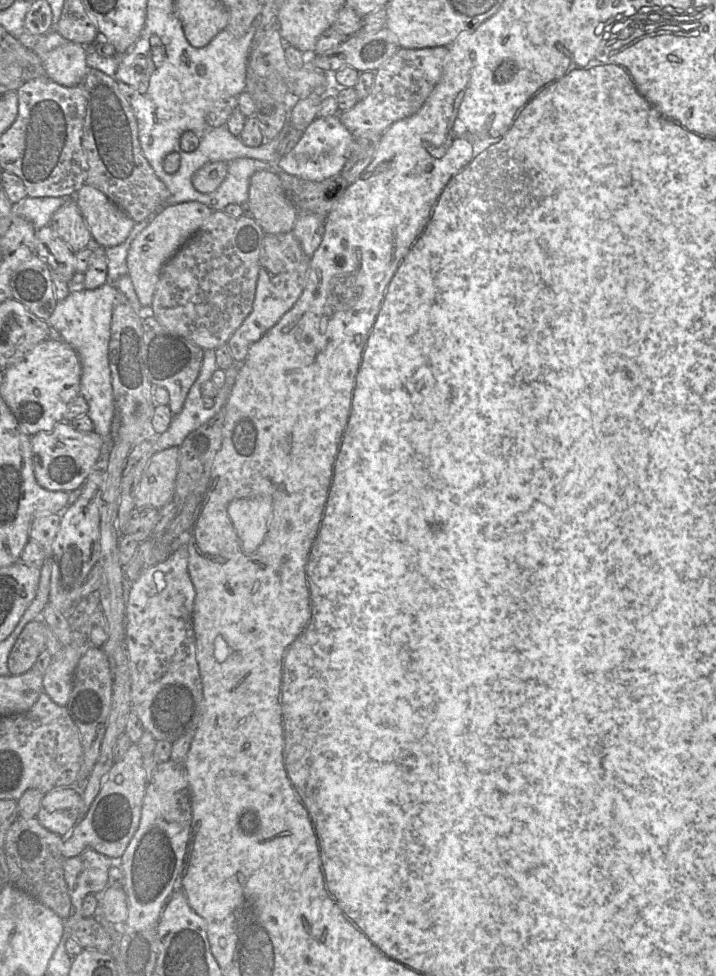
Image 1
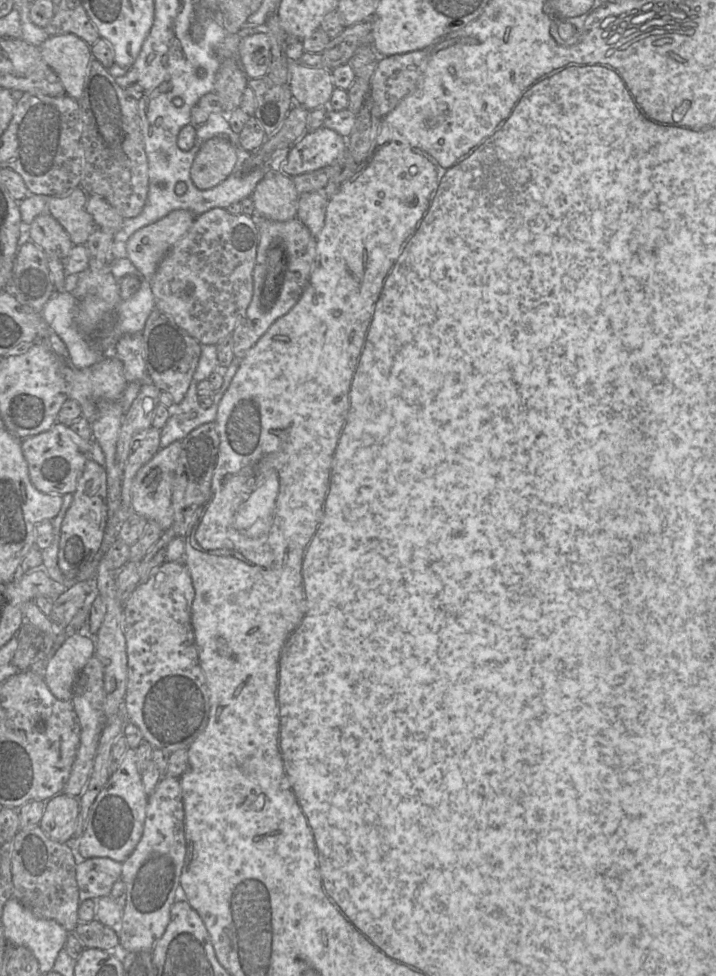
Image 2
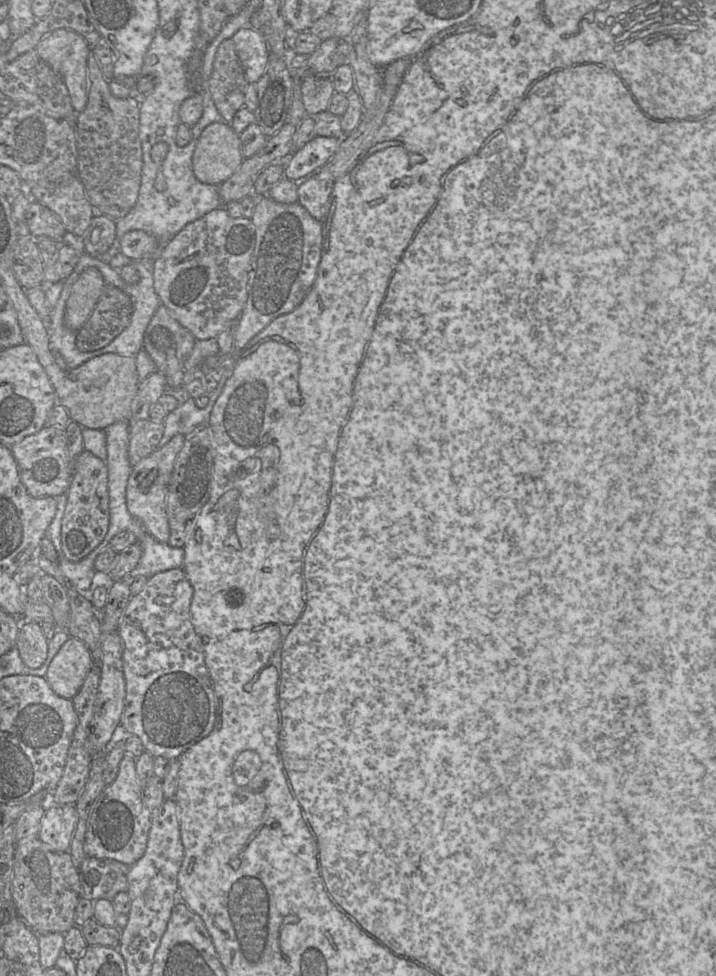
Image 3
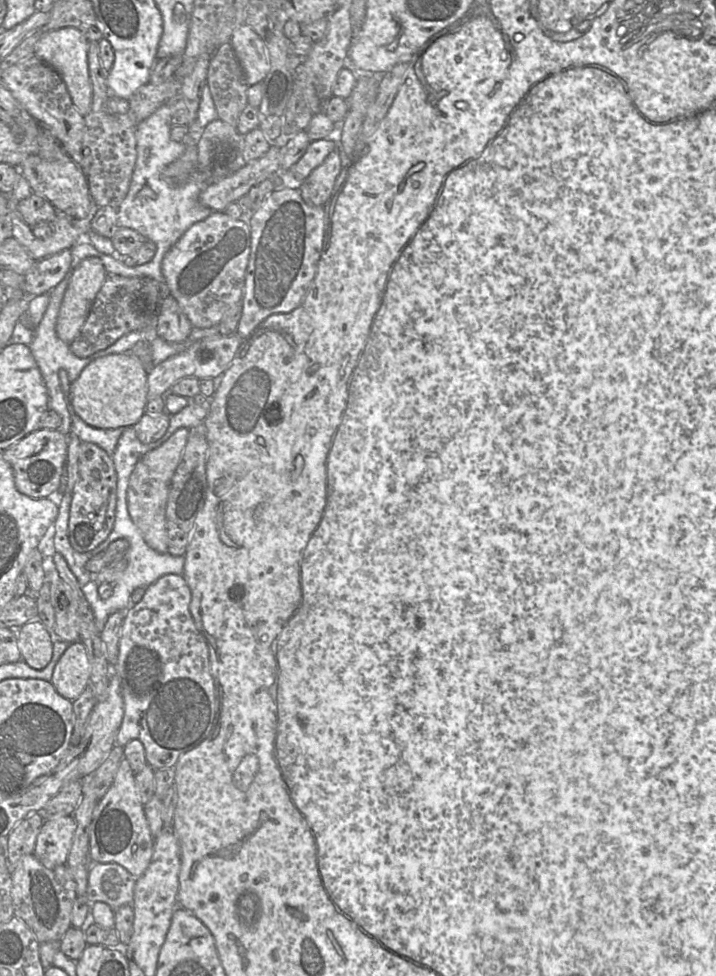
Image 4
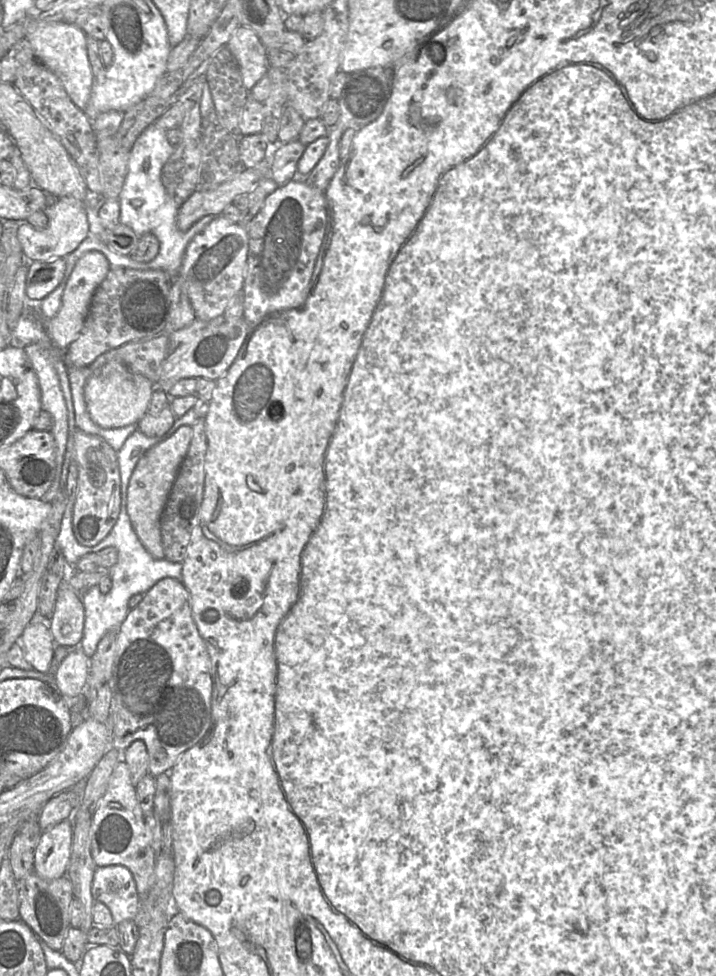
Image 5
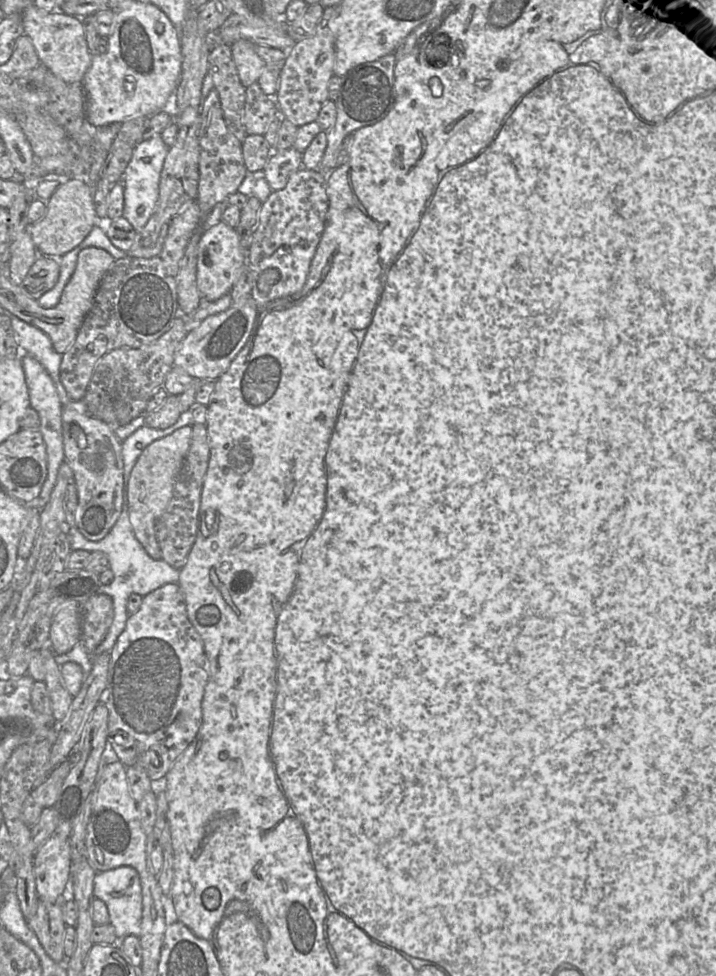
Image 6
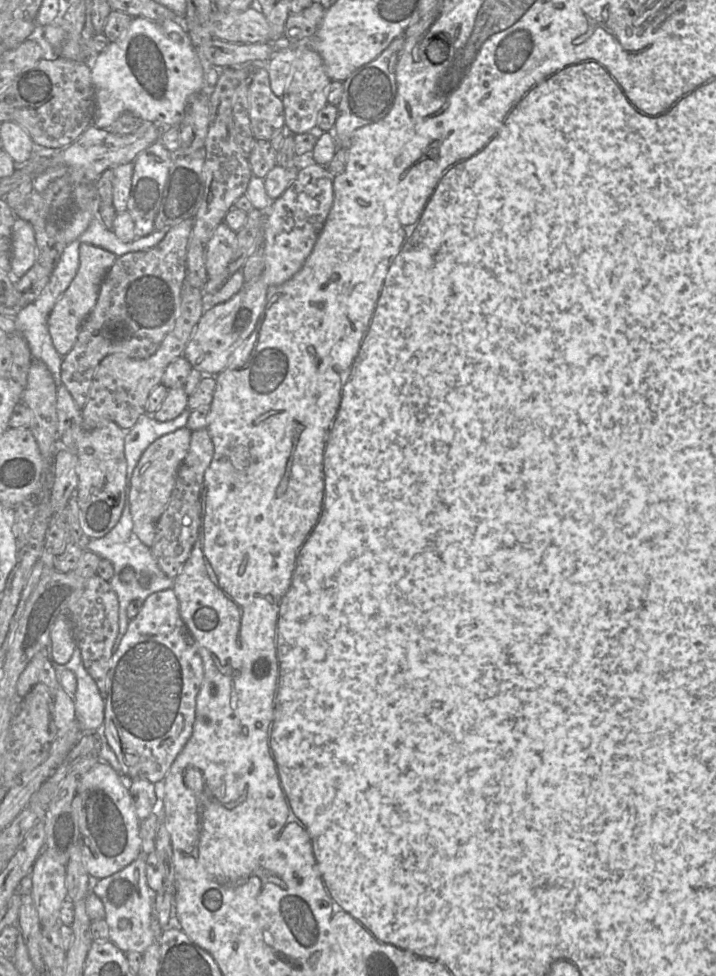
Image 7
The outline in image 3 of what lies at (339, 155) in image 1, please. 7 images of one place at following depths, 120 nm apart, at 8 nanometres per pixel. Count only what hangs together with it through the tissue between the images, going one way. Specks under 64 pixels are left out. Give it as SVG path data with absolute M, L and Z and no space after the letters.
M316 136L286 160L284 177L298 183L323 167L335 154L340 139Z

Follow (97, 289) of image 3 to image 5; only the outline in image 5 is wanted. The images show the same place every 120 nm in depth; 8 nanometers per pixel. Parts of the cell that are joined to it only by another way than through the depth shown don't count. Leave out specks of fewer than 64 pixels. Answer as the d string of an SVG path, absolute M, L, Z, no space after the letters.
M88 251L76 262L62 295L61 306L58 312L50 319L41 319L43 327L60 351L65 351L78 337L87 316L92 297L110 270L110 263L99 251Z

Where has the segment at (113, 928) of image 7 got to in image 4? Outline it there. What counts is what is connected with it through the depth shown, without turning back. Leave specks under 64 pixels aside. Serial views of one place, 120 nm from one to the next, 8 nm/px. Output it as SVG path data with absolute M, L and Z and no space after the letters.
M94 863L89 871L85 898L90 903L105 902L113 911L123 905L132 905L136 879L120 864Z

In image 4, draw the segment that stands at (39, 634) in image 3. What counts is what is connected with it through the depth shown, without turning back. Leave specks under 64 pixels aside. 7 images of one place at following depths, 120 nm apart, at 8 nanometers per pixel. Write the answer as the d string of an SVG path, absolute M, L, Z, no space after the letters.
M33 619L17 630L22 660L36 670L45 668L52 658L55 636L39 619Z

